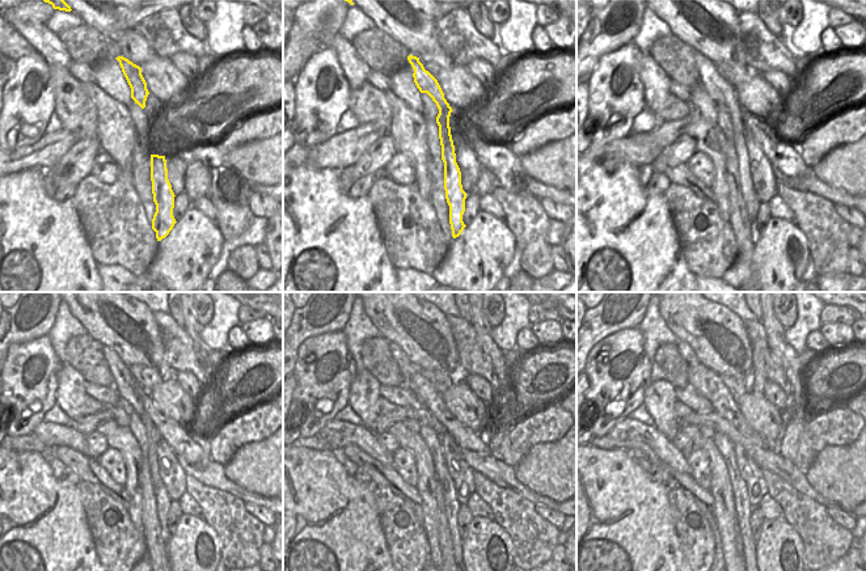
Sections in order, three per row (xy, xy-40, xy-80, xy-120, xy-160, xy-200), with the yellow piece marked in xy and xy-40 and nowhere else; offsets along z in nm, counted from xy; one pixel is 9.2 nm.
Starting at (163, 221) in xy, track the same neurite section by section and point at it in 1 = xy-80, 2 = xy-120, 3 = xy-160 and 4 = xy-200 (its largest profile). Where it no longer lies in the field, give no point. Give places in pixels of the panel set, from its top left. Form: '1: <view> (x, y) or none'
1: xy-80 (721, 92)
2: xy-120 (147, 436)
3: xy-160 (431, 439)
4: xy-200 (743, 508)

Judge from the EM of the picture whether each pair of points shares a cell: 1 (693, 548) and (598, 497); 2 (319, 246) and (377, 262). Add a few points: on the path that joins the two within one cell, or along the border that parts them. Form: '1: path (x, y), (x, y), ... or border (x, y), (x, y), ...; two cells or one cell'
1: border (671, 510), (679, 546), (685, 557); two cells
2: path (333, 259), (336, 262), (363, 262); one cell

